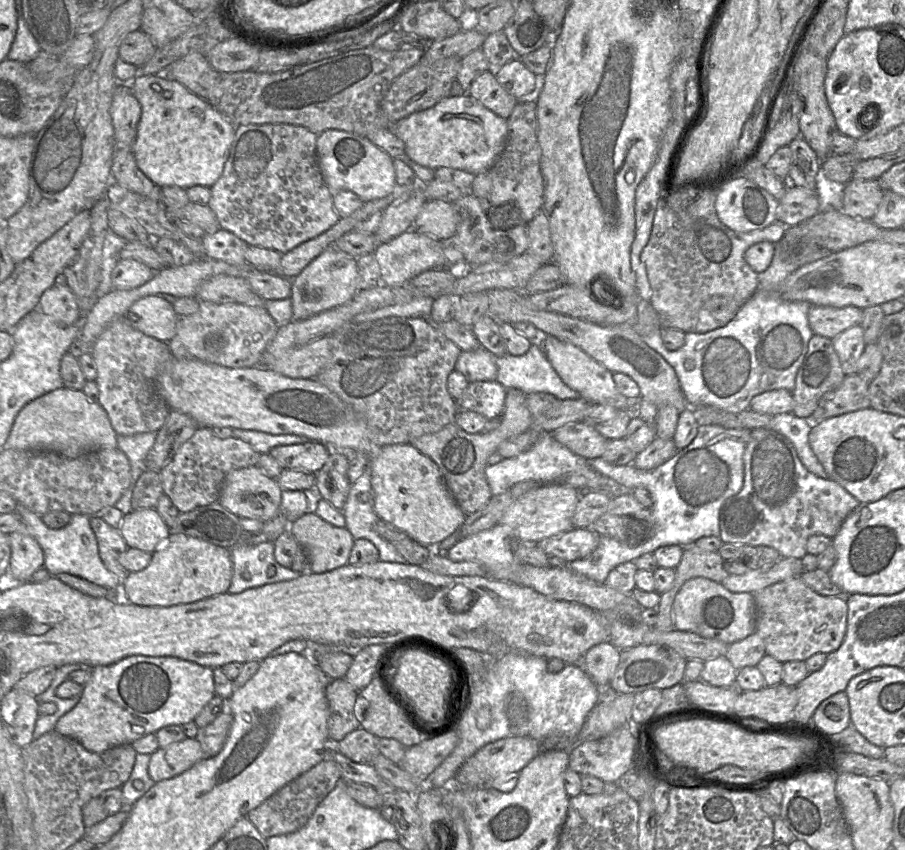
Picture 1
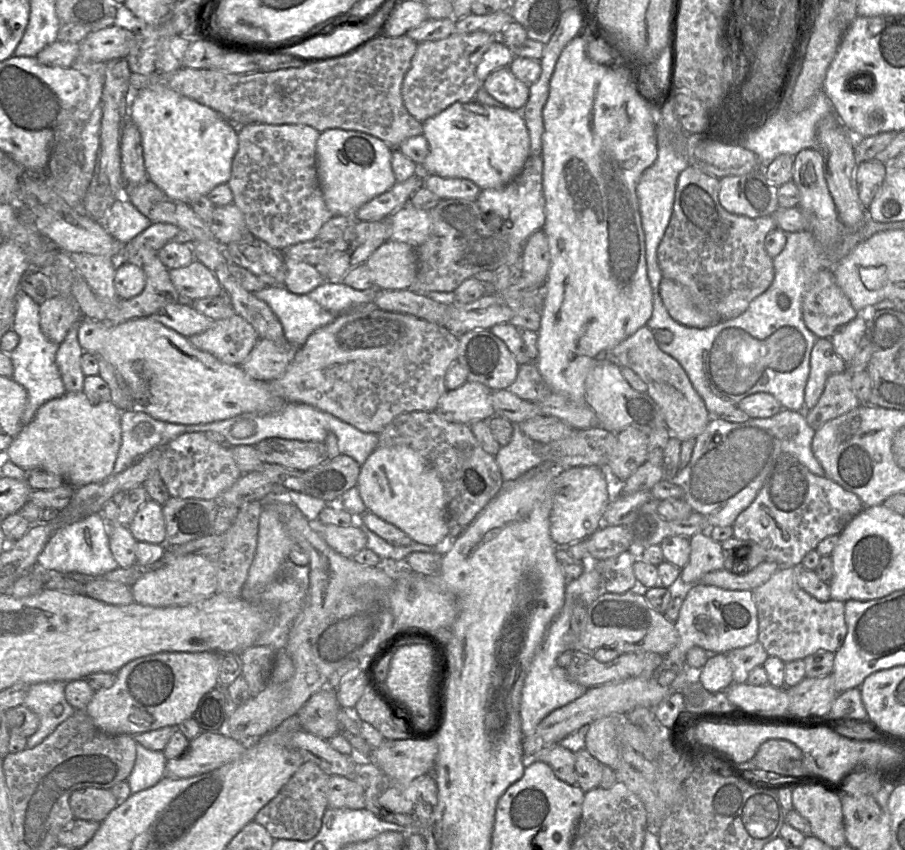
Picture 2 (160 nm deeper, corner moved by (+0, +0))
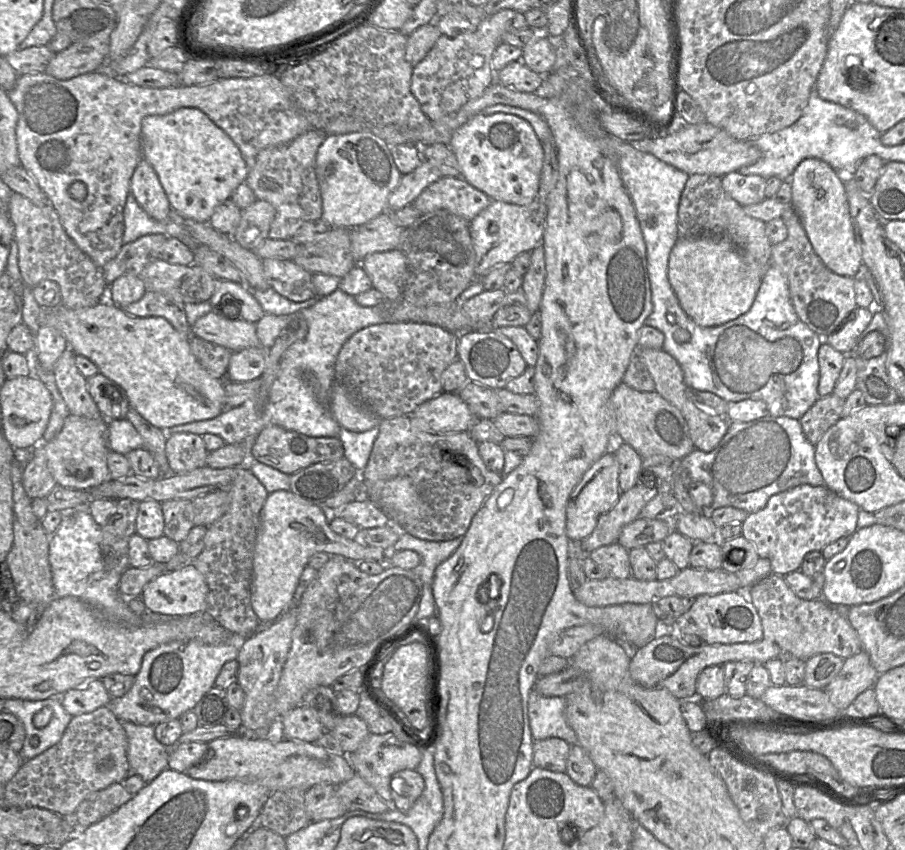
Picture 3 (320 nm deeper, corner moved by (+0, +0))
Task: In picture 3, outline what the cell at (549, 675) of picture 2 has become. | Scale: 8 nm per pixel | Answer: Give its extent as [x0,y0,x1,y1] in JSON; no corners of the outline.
[528,689,578,745]

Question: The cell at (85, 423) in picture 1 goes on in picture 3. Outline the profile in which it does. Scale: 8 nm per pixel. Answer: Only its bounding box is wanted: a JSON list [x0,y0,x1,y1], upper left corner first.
[44,415,111,489]

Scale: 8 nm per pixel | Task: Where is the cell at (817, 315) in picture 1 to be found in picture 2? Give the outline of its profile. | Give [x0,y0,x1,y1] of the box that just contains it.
[802,268,857,338]

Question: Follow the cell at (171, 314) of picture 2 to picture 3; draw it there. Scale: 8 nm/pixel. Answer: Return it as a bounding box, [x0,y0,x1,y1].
[191,312,260,352]

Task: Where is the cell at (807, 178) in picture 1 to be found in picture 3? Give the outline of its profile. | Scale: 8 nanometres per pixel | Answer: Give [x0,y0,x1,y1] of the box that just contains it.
[790,158,863,278]

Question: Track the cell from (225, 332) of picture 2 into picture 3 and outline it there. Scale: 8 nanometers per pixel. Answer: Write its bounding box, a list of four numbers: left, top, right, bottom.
[190,336,233,381]

